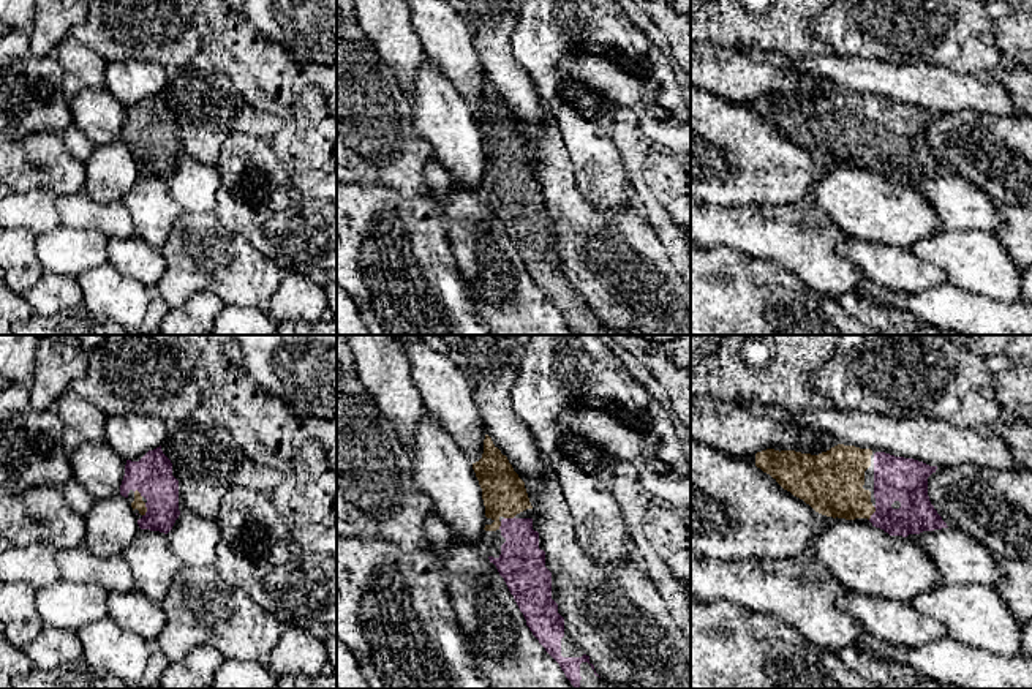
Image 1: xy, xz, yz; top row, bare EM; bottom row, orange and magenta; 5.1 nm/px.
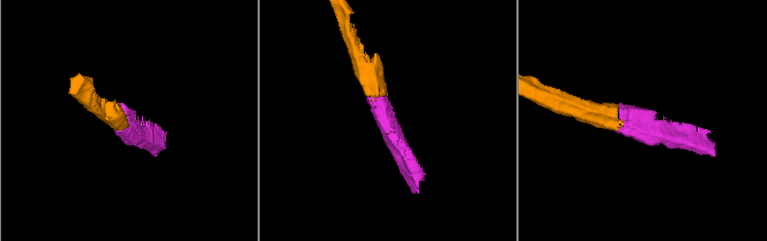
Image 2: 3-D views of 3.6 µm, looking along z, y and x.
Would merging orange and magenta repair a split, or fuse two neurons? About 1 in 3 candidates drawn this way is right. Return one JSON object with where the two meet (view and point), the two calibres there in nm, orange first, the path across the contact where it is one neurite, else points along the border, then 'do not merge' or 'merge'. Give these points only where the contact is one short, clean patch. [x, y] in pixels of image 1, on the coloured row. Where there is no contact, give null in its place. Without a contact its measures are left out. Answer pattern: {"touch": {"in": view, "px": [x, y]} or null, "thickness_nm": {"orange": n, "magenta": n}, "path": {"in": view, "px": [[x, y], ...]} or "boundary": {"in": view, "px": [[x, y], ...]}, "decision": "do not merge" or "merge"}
{"touch": {"in": "xy", "px": [146, 509]}, "thickness_nm": {"orange": 60, "magenta": 200}, "path": {"in": "xy", "px": [[138, 503], [146, 509], [152, 503], [152, 476]]}, "decision": "merge"}

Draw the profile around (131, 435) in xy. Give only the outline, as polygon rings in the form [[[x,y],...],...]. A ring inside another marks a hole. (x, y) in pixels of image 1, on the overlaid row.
[[[107,416],[104,441],[125,461],[160,447],[169,424],[150,416]]]

